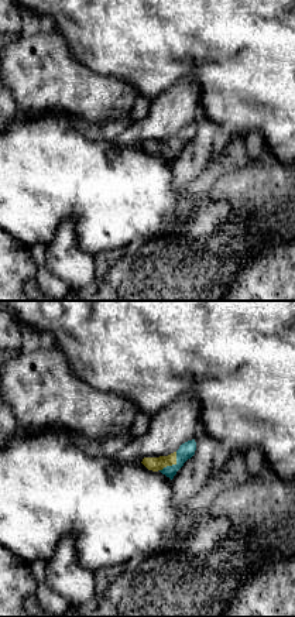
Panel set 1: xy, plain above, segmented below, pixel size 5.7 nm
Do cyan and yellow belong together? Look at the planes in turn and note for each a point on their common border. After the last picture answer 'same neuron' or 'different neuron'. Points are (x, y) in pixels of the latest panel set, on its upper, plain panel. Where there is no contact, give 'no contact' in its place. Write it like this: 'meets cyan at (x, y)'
meets cyan at (172, 148)

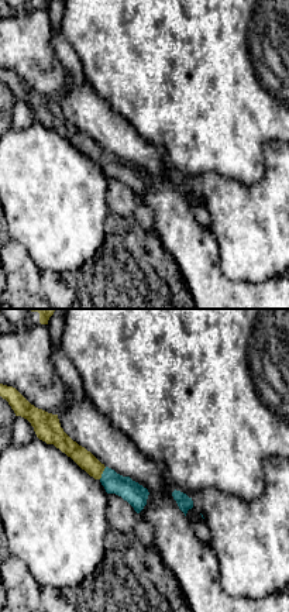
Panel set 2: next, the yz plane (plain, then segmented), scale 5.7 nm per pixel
meets cyan at (103, 157)

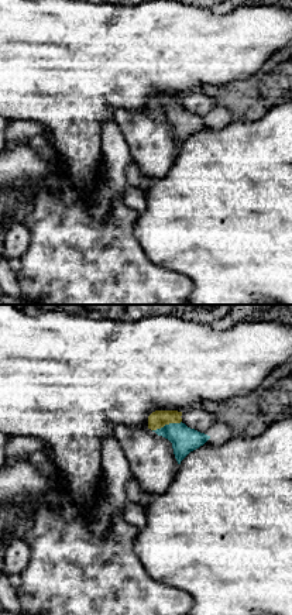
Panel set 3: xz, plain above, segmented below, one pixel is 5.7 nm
meets cyan at (167, 109)

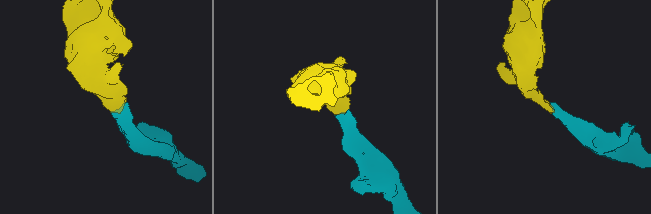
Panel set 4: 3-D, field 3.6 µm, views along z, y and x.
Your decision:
same neuron

